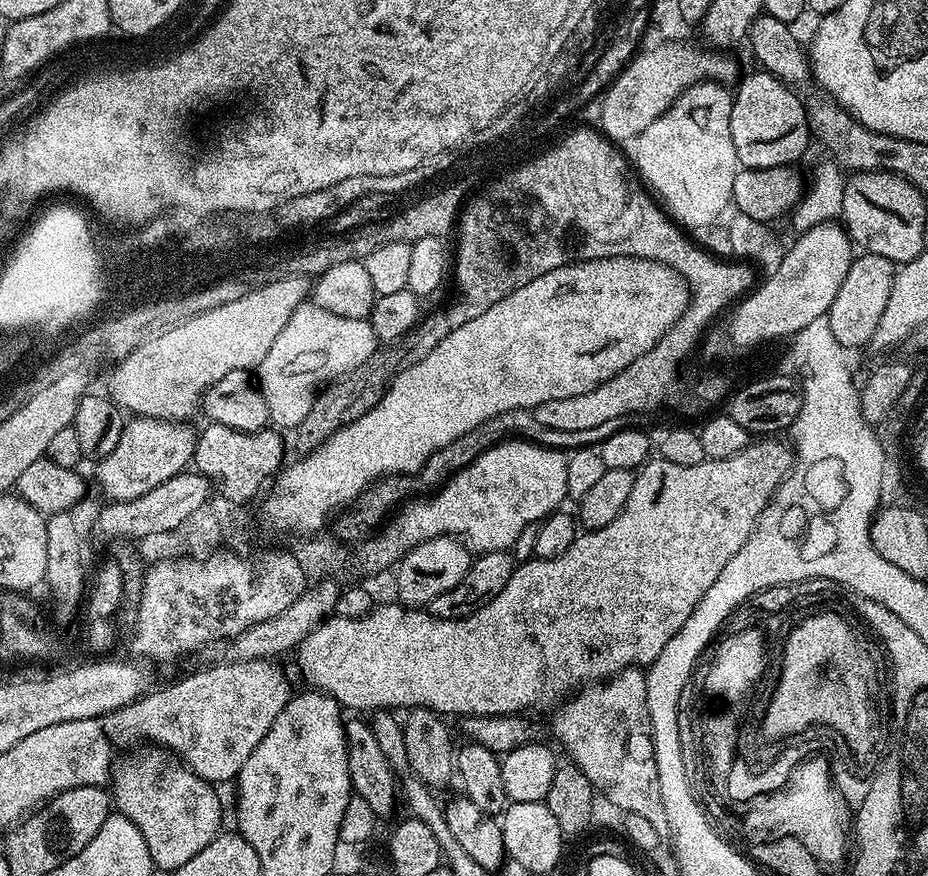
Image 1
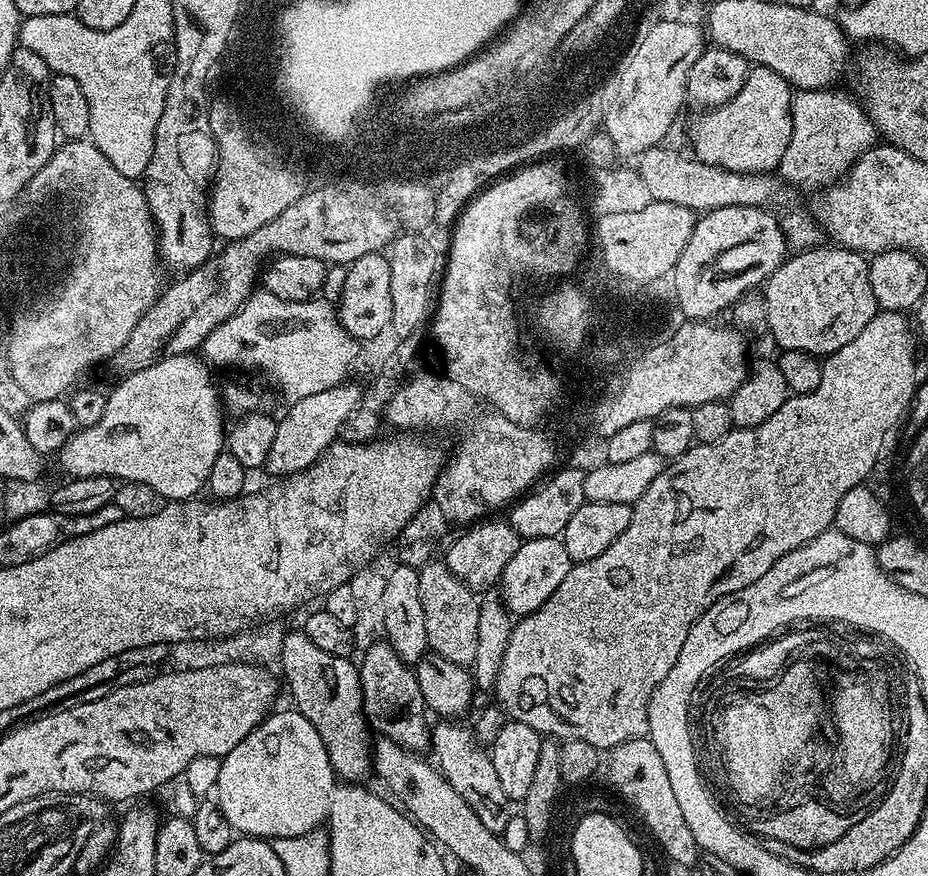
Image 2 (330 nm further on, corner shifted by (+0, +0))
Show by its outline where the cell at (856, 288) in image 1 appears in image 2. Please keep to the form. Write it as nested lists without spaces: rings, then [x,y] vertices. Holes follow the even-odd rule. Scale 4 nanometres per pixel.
[[[824,247],[789,255],[762,285],[766,298],[766,332],[772,335],[777,349],[802,350],[817,358],[827,358],[842,350],[846,342],[854,342],[866,330],[866,322],[876,316],[874,290],[870,290],[869,257],[848,248]]]

